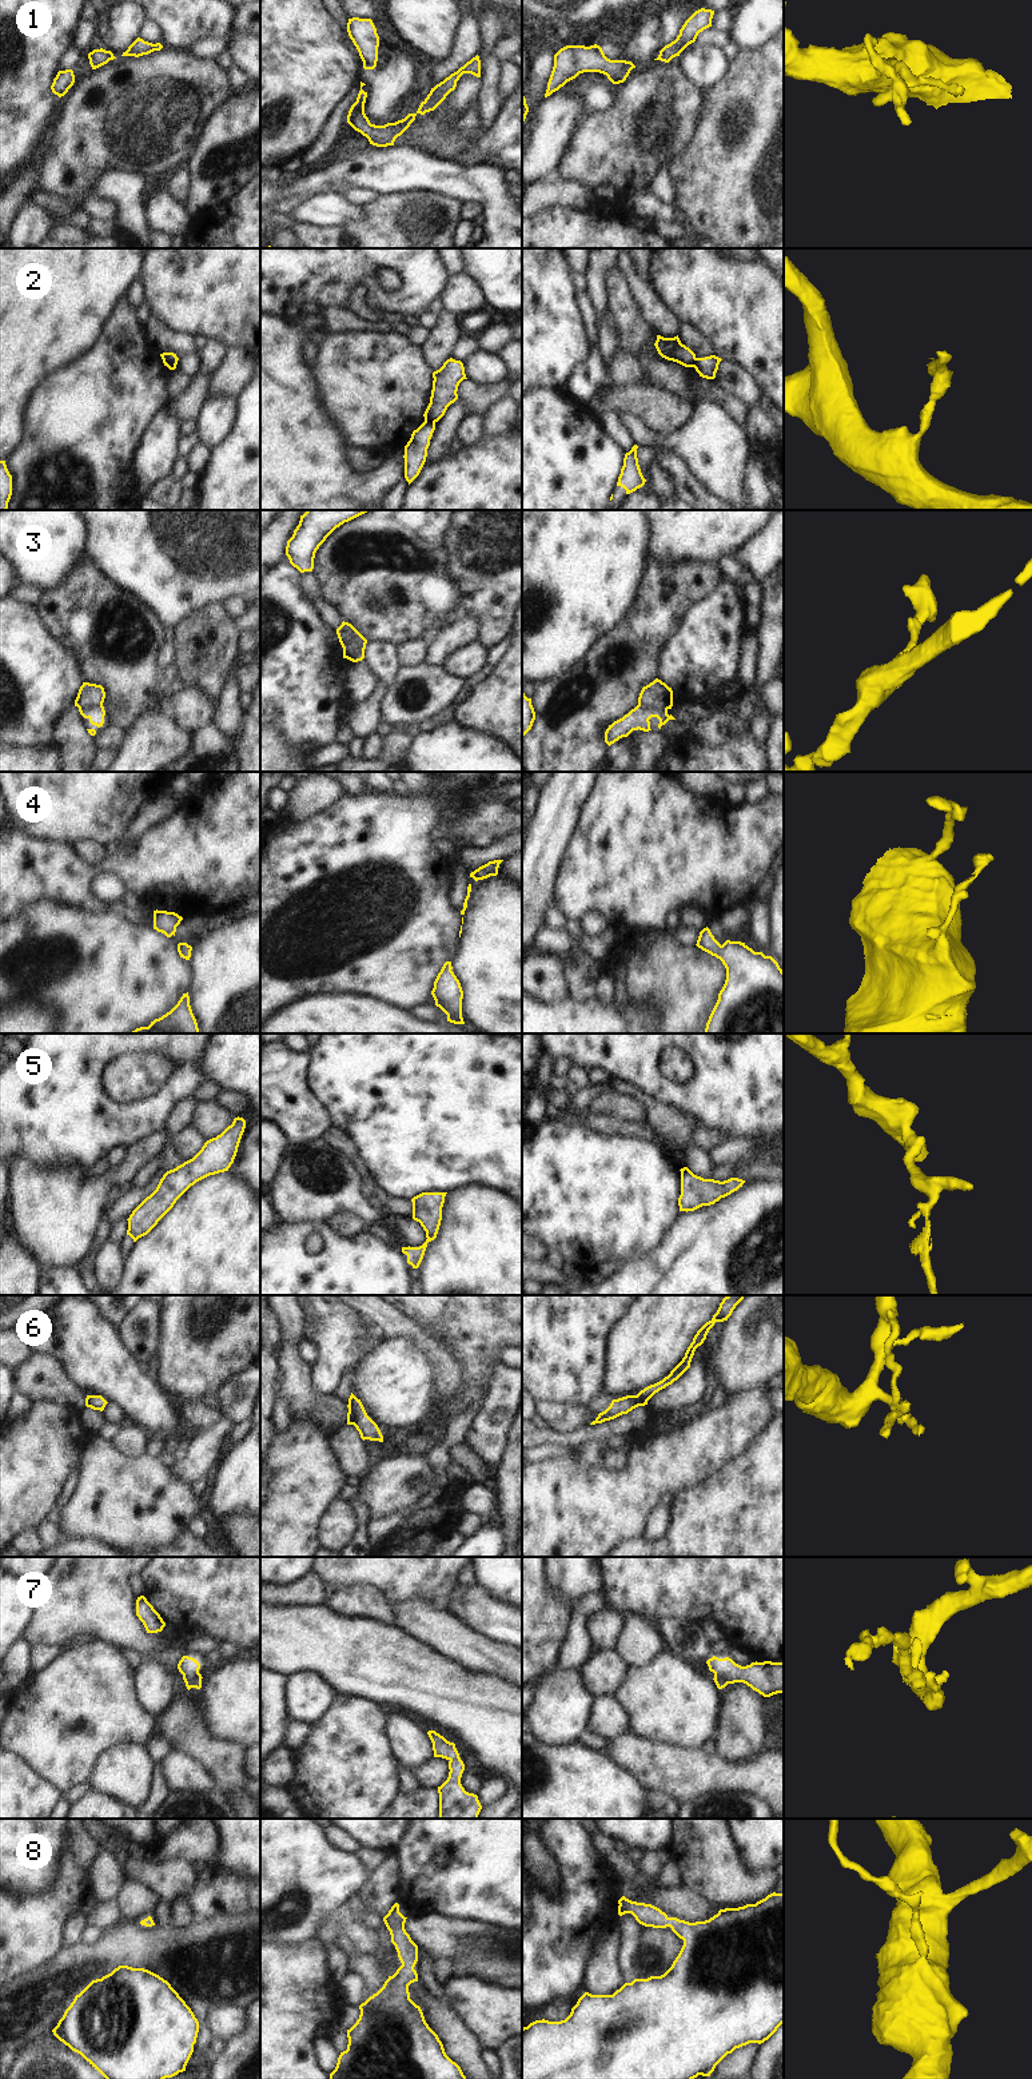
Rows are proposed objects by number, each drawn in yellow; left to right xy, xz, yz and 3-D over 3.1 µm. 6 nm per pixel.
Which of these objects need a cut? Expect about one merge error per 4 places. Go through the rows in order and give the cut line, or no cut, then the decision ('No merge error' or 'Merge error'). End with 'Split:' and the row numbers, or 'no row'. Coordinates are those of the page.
1: No split. No merge error
2: Split along xz (425, 418), (434, 422). Merge error
3: Split along xz (339, 626), (347, 638), (358, 644), (357, 657), (353, 661). Merge error
4: No split. No merge error
5: No split. No merge error
6: Split along yz (636, 1396), (646, 1401). Merge error
7: No split. No merge error
8: No split. No merge error
Split: 2, 3, 6.

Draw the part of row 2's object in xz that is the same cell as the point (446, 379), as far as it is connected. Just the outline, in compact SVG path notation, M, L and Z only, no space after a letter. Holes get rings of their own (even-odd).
M447 359L443 366L433 373L433 390L430 403L423 414L425 419L438 422L447 407L458 399L458 386L466 378L461 361Z

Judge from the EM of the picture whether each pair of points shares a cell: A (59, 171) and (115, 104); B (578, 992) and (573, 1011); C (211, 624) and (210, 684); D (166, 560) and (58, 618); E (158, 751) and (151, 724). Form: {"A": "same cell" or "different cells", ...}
{"A": "same cell", "B": "different cells", "C": "same cell", "D": "different cells", "E": "same cell"}

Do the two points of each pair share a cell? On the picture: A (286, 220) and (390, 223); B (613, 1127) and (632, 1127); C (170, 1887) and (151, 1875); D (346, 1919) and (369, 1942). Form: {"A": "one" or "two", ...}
{"A": "one", "B": "one", "C": "one", "D": "one"}

